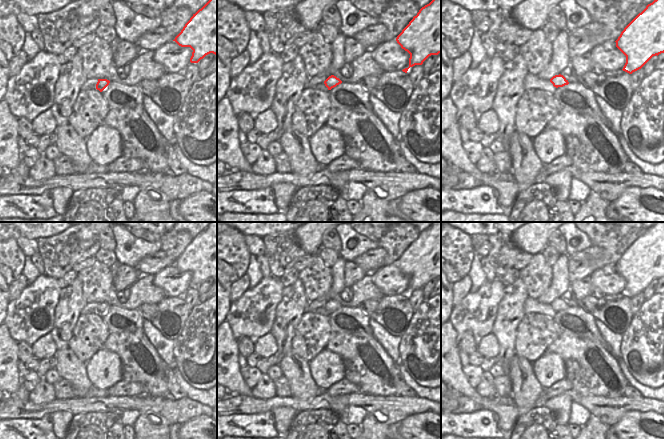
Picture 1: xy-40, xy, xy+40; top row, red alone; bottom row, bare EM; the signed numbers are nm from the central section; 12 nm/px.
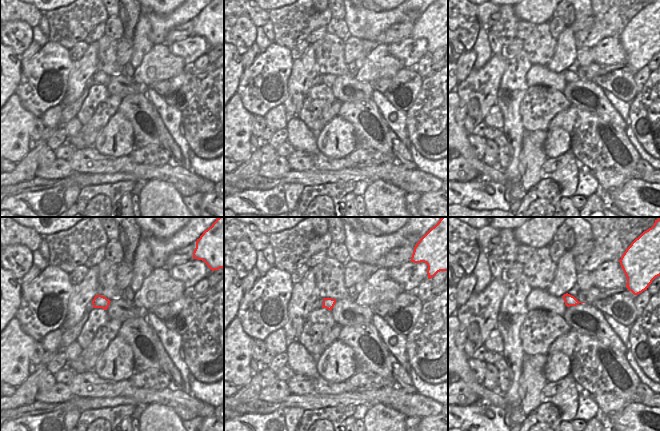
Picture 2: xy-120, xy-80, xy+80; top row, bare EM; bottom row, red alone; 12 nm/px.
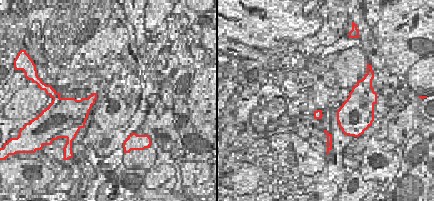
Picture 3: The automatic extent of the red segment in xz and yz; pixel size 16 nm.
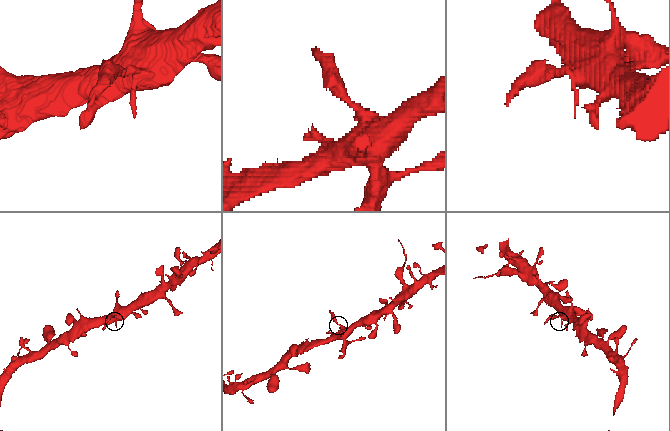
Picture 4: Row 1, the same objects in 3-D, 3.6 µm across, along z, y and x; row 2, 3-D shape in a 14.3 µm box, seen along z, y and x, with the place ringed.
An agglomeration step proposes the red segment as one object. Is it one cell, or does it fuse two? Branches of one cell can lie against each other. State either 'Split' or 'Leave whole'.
Leave whole

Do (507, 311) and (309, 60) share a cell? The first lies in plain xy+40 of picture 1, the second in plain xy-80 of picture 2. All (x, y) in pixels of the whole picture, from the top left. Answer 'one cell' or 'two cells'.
one cell

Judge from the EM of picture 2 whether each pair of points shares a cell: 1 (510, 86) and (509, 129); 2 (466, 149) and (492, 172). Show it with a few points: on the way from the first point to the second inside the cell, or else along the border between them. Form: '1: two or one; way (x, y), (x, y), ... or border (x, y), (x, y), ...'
1: one; way (513, 97), (511, 101), (511, 118)
2: one; way (470, 156), (485, 171)

